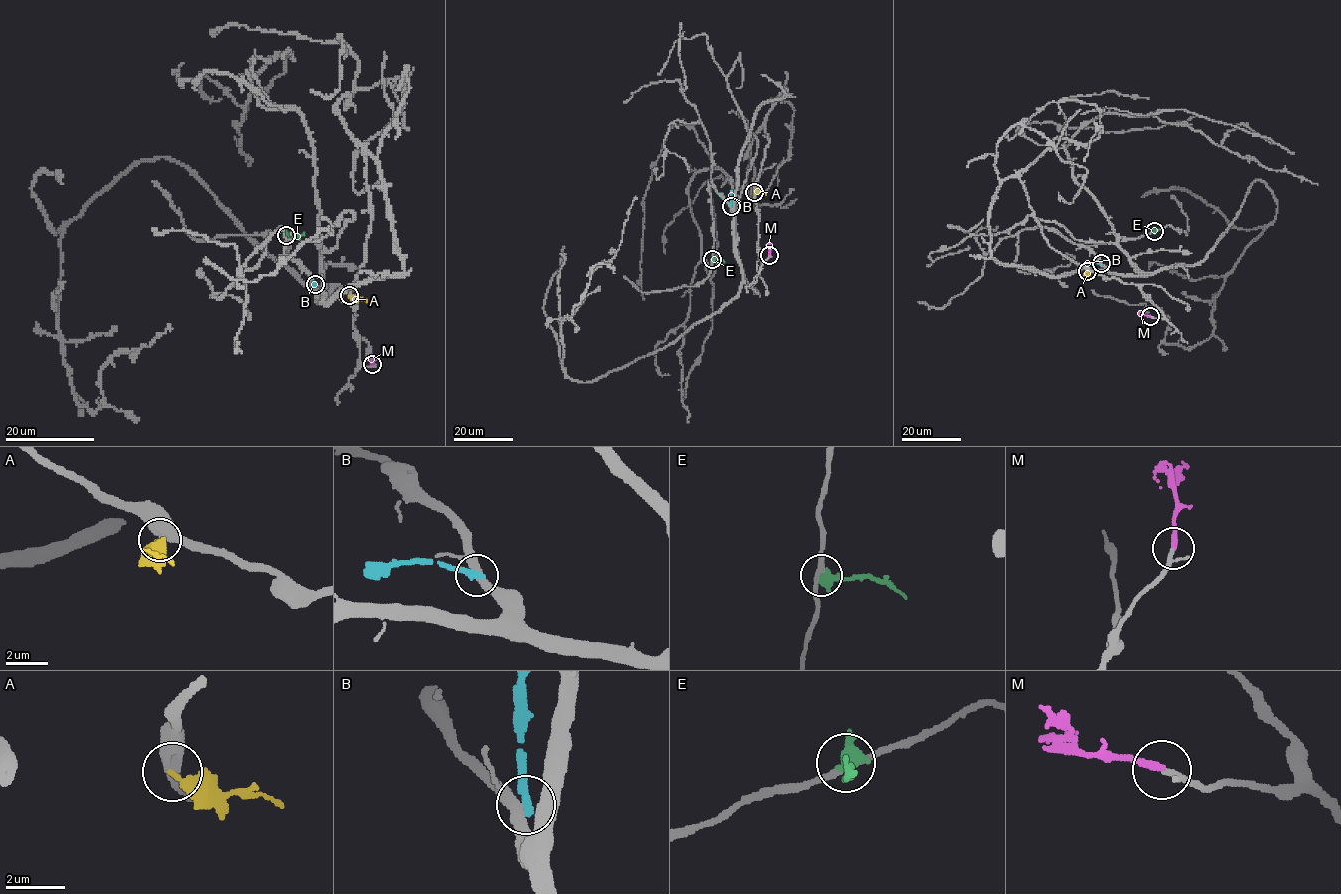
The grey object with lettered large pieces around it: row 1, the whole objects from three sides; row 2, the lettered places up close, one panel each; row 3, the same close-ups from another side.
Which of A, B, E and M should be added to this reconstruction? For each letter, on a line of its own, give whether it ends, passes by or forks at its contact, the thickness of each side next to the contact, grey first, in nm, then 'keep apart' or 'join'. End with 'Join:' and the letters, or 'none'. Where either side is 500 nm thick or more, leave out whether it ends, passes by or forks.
A: it ends there; 480 nm thick on the grey side, 240 nm on the other; keep apart
B: it ends there; 400 nm thick on the grey side, 280 nm on the other; keep apart
E: 200 nm thick on the grey side, 500 nm on the other; keep apart
M: it ends there; 140 nm thick on the grey side, 240 nm on the other; join
Join: M

